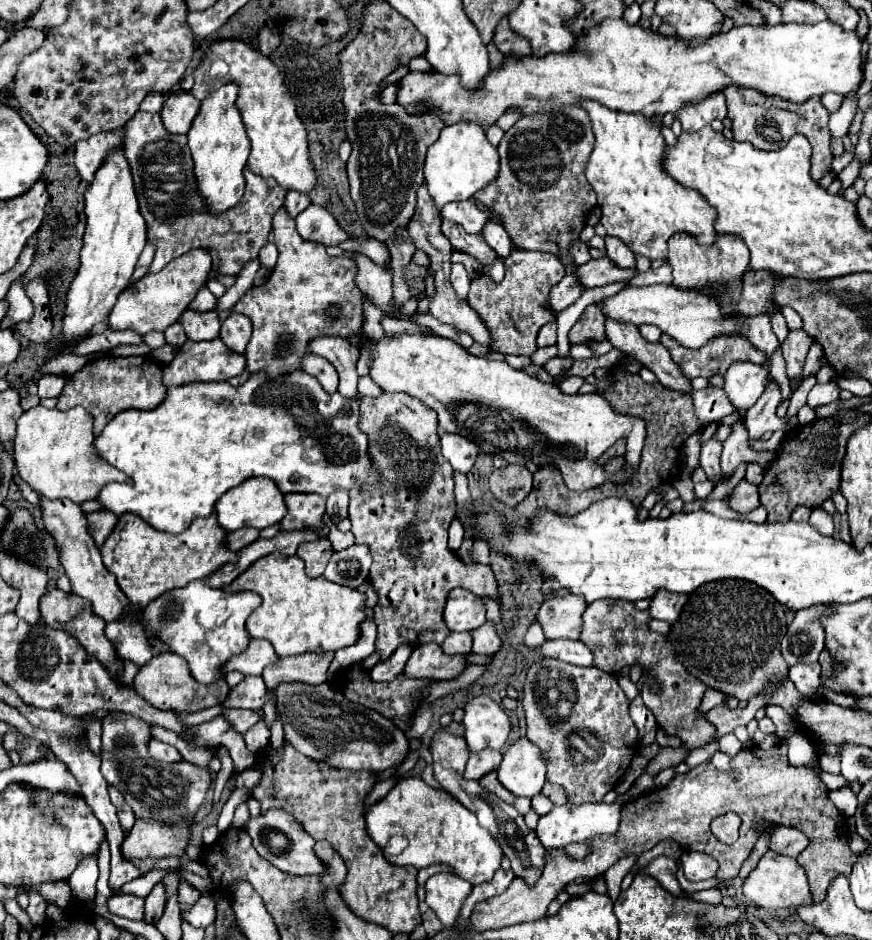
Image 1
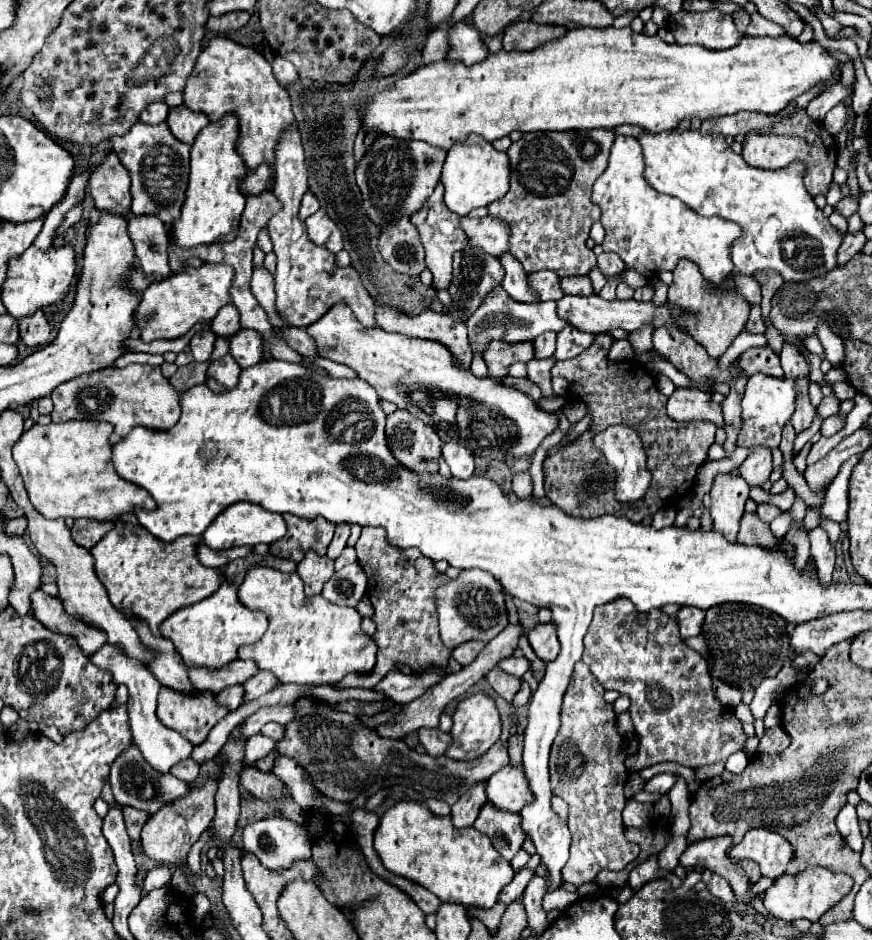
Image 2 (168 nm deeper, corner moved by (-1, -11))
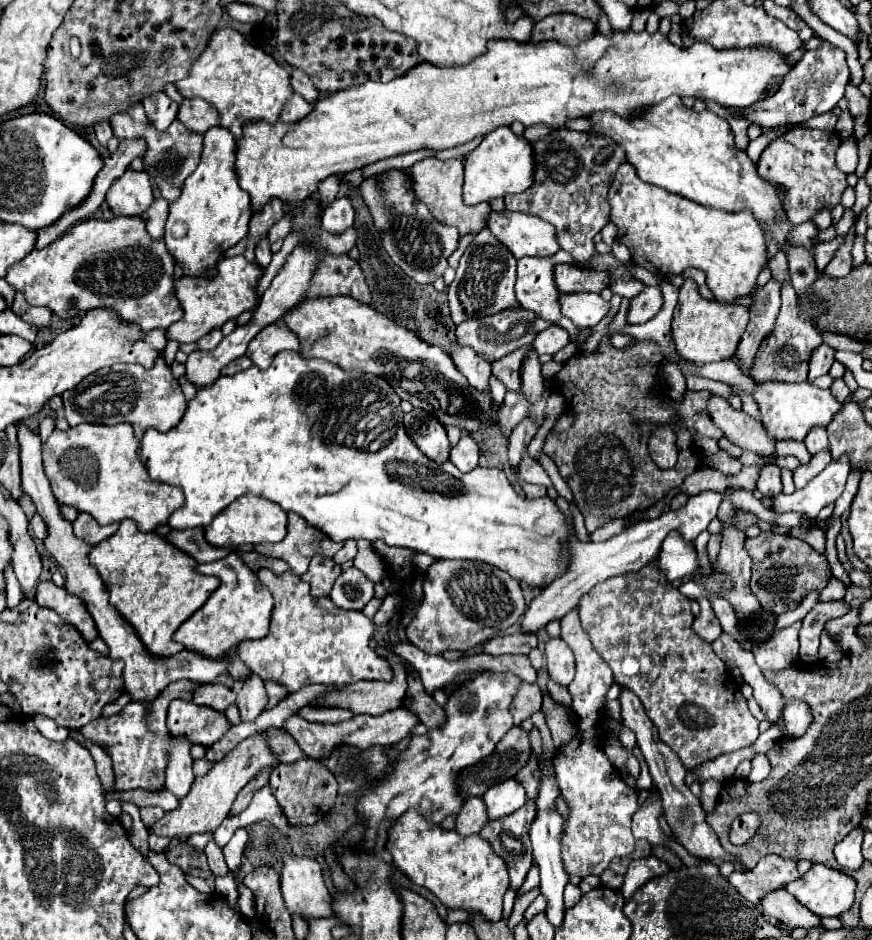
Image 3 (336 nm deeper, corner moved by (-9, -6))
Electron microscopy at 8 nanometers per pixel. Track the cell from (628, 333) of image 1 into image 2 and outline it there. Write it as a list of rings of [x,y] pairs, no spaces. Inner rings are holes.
[[[676,388],[676,392],[670,396],[668,412],[678,422],[702,420],[702,422],[712,422],[718,428],[726,426],[720,404],[712,402],[710,394],[694,388]]]

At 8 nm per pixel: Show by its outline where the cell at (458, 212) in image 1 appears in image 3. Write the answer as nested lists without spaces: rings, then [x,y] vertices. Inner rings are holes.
[[[492,211],[488,219],[488,231],[502,245],[506,245],[516,259],[526,255],[548,257],[558,251],[554,227],[528,213]]]

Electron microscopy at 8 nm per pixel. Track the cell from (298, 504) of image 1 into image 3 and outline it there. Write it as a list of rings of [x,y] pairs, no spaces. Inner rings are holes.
[[[288,513],[288,535],[284,537],[284,543],[256,545],[256,551],[262,555],[284,559],[296,575],[302,575],[316,553],[324,557],[332,557],[340,547],[342,543],[334,543],[332,539],[326,539],[322,531],[310,527],[300,515]]]

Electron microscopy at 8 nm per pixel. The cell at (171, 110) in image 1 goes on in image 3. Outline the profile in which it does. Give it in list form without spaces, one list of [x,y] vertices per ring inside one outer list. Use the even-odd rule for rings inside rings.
[[[184,99],[178,111],[178,119],[194,133],[204,135],[210,127],[220,125],[218,123],[218,111],[210,107],[210,103],[202,99]]]

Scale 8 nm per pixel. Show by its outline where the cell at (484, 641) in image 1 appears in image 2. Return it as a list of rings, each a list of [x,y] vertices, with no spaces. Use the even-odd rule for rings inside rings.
[[[492,668],[492,670],[486,674],[486,680],[488,680],[488,684],[496,690],[496,694],[502,696],[506,702],[512,702],[514,696],[516,696],[516,692],[518,692],[520,686],[522,686],[522,682],[520,682],[518,678],[506,676],[504,672],[498,672],[496,668]]]

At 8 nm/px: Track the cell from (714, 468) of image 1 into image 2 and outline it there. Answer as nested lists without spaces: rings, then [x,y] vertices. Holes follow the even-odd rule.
[[[720,474],[716,476],[710,490],[710,516],[714,522],[714,530],[718,530],[728,542],[736,540],[740,520],[744,516],[744,504],[748,500],[748,484],[738,476]]]

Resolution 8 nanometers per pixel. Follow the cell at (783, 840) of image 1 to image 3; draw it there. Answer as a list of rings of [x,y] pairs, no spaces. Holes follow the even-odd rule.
[[[764,855],[758,864],[748,871],[734,871],[727,877],[728,883],[750,903],[758,903],[764,893],[784,887],[798,879],[796,863],[782,859],[780,855]]]

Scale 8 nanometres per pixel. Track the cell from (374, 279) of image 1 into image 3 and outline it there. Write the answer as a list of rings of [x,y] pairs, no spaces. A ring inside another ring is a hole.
[[[454,341],[454,347],[450,347],[450,357],[458,371],[468,379],[468,383],[476,389],[488,389],[488,377],[490,377],[490,363],[482,359],[476,351],[470,351],[470,347],[462,347]]]

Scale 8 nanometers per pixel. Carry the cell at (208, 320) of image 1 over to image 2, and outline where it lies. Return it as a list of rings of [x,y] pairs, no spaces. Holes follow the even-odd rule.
[[[210,328],[194,334],[194,338],[190,340],[190,352],[196,362],[206,362],[210,358],[214,350],[214,340],[216,340],[216,334]]]

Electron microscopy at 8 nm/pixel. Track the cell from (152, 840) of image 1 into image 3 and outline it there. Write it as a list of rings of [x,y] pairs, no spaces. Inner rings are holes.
[[[258,733],[254,737],[244,739],[234,751],[244,751],[244,755],[250,755],[250,759],[224,757],[222,761],[214,763],[212,769],[206,775],[196,777],[194,787],[190,787],[188,795],[178,801],[180,805],[172,811],[166,811],[166,815],[156,825],[152,825],[152,831],[156,835],[162,835],[162,837],[190,837],[194,833],[212,833],[228,817],[230,807],[232,807],[238,791],[252,777],[256,777],[260,773],[260,769],[274,767],[278,763],[278,759],[268,749],[264,733]]]

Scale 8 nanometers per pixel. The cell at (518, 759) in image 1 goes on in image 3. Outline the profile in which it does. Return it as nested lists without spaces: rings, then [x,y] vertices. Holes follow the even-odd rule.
[[[506,779],[484,793],[484,803],[488,807],[488,817],[498,819],[518,811],[526,803],[526,791],[520,781]]]

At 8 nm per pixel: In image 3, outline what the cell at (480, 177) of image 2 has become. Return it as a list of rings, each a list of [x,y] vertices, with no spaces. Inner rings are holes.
[[[498,127],[484,135],[482,143],[464,157],[464,187],[462,199],[466,205],[478,205],[508,193],[522,193],[532,185],[534,159],[532,147],[524,137],[516,137],[510,127]]]

